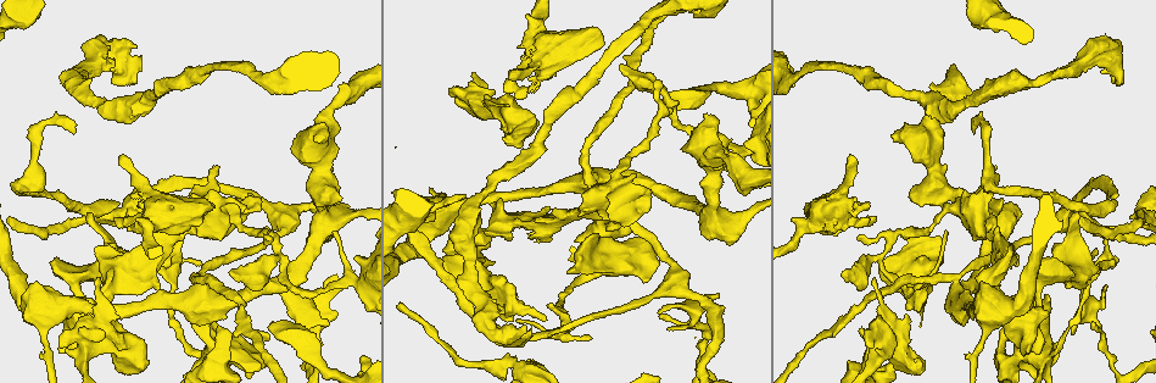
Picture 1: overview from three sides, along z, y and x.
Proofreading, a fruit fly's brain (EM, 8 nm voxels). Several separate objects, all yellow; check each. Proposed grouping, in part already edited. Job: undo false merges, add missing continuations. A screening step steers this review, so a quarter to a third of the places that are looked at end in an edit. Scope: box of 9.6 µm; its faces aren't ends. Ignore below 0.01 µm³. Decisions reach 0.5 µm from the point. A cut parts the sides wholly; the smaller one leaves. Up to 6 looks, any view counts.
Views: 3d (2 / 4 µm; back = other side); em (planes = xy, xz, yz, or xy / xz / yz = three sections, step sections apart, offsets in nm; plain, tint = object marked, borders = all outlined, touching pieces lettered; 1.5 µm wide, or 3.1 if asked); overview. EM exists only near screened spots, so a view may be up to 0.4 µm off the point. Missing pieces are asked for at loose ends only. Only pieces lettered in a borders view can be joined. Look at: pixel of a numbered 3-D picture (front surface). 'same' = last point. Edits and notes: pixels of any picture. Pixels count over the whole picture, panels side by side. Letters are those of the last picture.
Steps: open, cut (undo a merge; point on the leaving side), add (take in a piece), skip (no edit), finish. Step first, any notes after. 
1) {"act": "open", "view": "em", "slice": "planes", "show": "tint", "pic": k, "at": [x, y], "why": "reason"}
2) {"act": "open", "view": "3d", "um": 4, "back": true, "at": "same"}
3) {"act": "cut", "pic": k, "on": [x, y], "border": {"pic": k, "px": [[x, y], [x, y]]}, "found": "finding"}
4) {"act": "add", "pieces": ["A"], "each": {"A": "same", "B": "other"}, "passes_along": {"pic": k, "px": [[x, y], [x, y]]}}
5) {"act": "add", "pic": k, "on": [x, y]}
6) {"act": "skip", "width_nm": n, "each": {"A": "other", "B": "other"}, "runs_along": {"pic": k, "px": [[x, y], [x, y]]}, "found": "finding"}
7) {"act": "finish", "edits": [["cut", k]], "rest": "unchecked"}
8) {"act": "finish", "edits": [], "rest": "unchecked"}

{"act": "open", "view": "3d", "um": 2, "pic": 1, "at": [974, 132], "why": "an open end"}

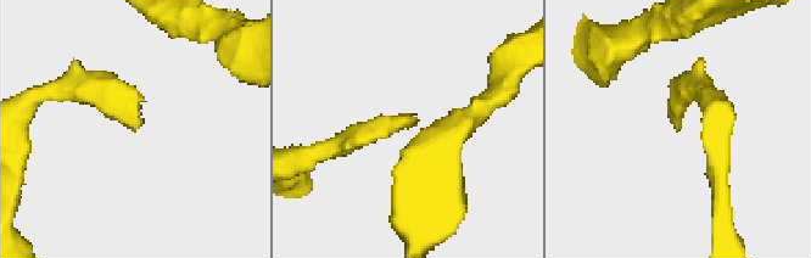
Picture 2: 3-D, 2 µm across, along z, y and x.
{"act": "open", "view": "em", "slice": "planes", "show": "borders", "pic": 2, "at": [135, 126]}

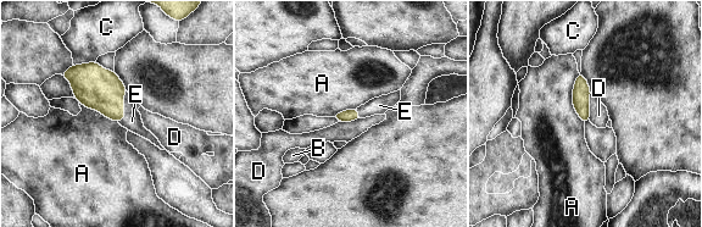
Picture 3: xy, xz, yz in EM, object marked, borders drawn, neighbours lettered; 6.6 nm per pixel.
{"act": "add", "pieces": ["E"], "each": {"A": "other", "B": "other", "C": "other", "D": "other", "E": "same"}, "passes_along": {"pic": 3, "px": [[96, 88], [123, 108], [132, 121]]}, "found": "the neuron continues"}

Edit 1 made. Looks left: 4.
{"act": "open", "view": "3d", "um": 4, "pic": 1, "at": [893, 135], "why": "thick end"}

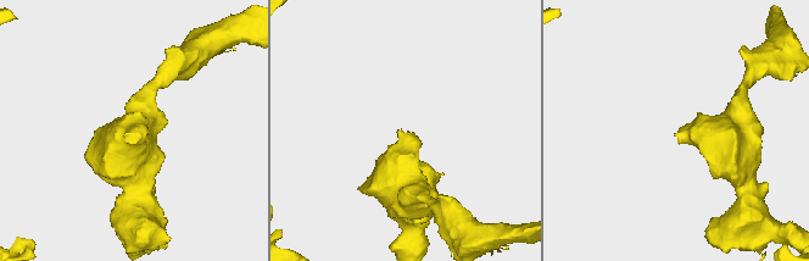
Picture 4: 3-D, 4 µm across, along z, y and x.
{"act": "open", "view": "em", "slice": "planes", "show": "plain", "pic": 4, "at": [677, 133], "why": "shape alone is not enough"}

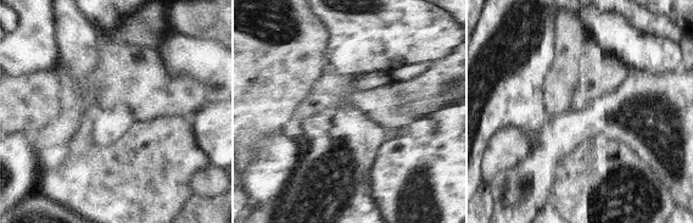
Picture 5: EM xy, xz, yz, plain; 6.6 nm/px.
{"act": "open", "view": "em", "slice": "planes", "show": "borders", "at": "same", "why": "what lies round it"}

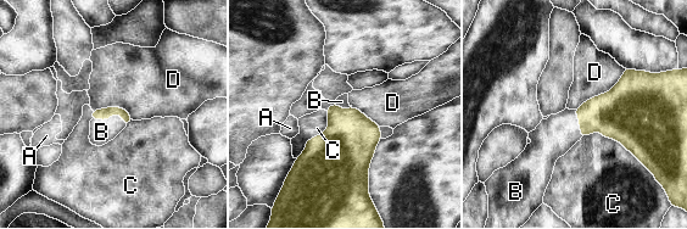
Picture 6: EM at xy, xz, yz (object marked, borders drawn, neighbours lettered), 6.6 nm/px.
{"act": "add", "pieces": ["B"], "each": {"A": "other", "B": "same", "C": "other", "D": "other"}, "passes_along": {"pic": 6, "px": [[105, 113], [111, 115], [101, 132]]}, "found": "it goes on there"}

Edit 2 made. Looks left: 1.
{"act": "finish", "edits": [["add", 3], ["add", 6]], "rest": "unchecked"}

